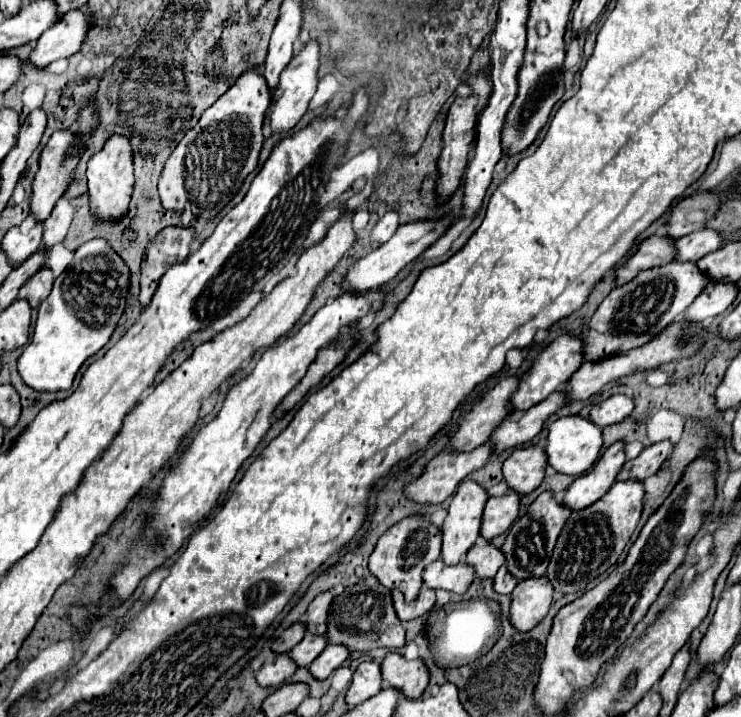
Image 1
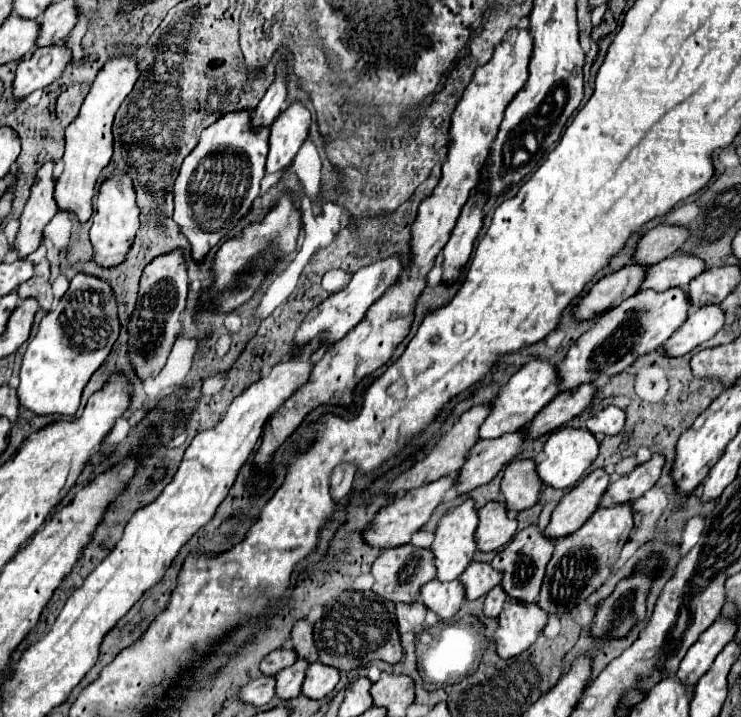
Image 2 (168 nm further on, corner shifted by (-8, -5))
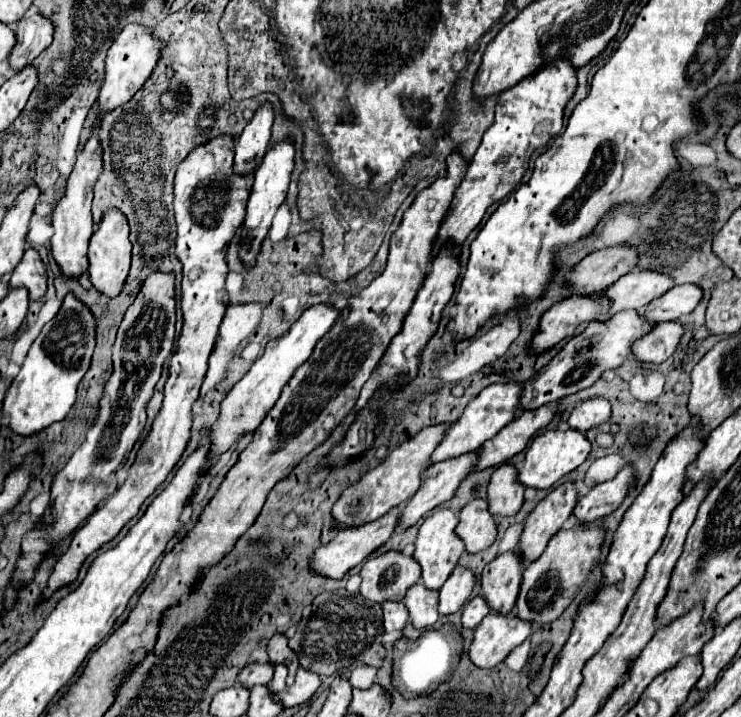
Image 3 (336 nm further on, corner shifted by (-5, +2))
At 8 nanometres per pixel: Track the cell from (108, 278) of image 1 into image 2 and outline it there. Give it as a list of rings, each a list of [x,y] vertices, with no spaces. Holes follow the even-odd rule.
[[[76,274],[64,298],[42,318],[38,334],[22,358],[18,386],[20,406],[38,416],[74,416],[86,382],[110,354],[118,330],[118,304],[110,284],[88,274]]]

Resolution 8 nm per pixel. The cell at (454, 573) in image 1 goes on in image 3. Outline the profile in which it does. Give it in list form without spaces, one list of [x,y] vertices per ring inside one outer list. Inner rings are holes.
[[[415,583],[405,595],[405,605],[409,609],[411,623],[419,629],[427,629],[439,619],[437,589],[425,589],[425,585]]]

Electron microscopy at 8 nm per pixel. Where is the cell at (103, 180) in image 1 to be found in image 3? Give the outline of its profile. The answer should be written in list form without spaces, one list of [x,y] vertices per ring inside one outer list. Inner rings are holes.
[[[109,207],[103,213],[103,219],[101,219],[97,231],[89,239],[89,253],[87,255],[89,255],[89,275],[91,275],[91,283],[95,285],[95,289],[105,293],[107,297],[119,295],[121,287],[123,287],[123,283],[127,279],[129,265],[131,265],[129,221],[121,211],[117,211],[115,207]]]

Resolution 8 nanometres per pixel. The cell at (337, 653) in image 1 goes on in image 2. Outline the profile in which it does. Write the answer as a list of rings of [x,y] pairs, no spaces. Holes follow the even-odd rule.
[[[310,664],[304,676],[304,684],[302,684],[302,694],[310,700],[318,700],[318,698],[326,698],[334,686],[338,684],[338,672],[336,668],[328,668],[324,664]]]

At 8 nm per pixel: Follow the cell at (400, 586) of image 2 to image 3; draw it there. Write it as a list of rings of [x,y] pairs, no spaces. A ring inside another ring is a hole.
[[[387,551],[371,557],[361,569],[361,595],[375,601],[403,601],[411,585],[421,579],[421,565],[413,561],[413,555],[401,551]]]

